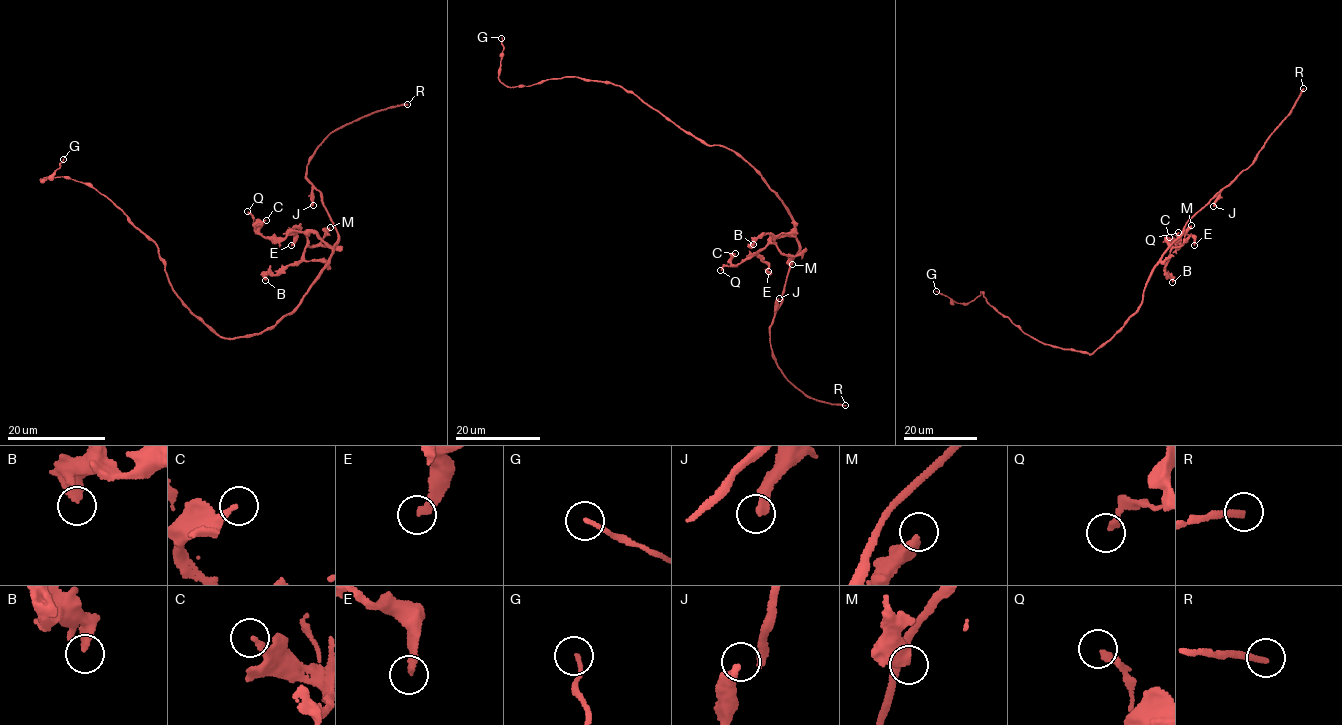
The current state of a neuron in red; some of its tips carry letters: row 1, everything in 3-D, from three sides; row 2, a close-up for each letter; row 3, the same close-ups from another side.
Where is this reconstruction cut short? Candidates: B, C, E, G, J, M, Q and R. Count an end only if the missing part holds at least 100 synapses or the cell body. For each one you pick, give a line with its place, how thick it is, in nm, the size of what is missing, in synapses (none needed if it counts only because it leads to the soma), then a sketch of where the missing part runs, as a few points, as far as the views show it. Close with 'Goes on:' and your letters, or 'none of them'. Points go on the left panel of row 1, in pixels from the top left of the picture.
R: Place: (407, 104). Thickness 260 nm. Roughly 170 synapses
Goes on: R

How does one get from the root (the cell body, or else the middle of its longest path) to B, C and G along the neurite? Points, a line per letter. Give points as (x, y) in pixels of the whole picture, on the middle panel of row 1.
B: (763, 180), (779, 197), (794, 225), (789, 232), (760, 234), (750, 244), (753, 244)
C: (763, 180), (779, 197), (792, 220), (795, 233), (777, 235), (755, 254), (733, 264), (731, 257), (735, 253)
G: (763, 180), (733, 151), (702, 142), (639, 97), (611, 83), (570, 76), (506, 87), (499, 77), (501, 38)

